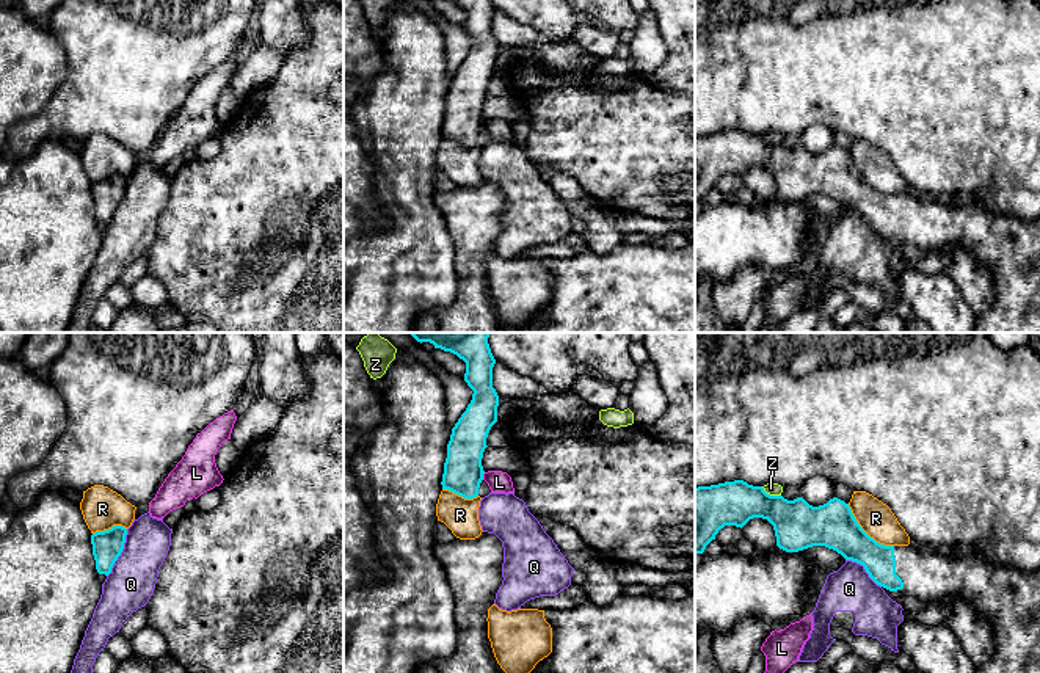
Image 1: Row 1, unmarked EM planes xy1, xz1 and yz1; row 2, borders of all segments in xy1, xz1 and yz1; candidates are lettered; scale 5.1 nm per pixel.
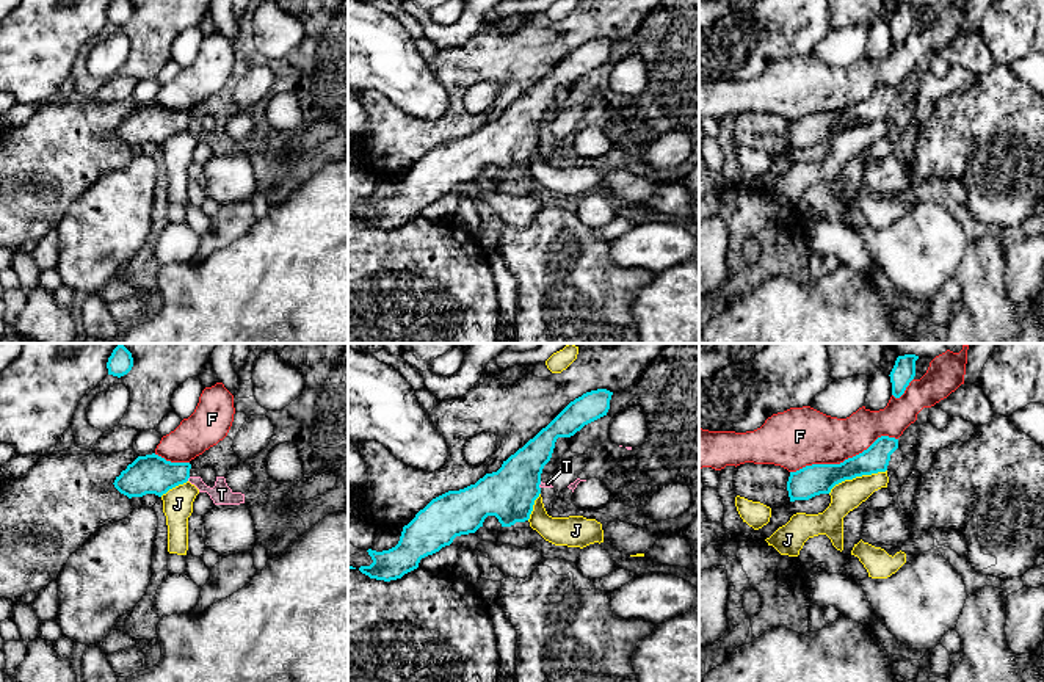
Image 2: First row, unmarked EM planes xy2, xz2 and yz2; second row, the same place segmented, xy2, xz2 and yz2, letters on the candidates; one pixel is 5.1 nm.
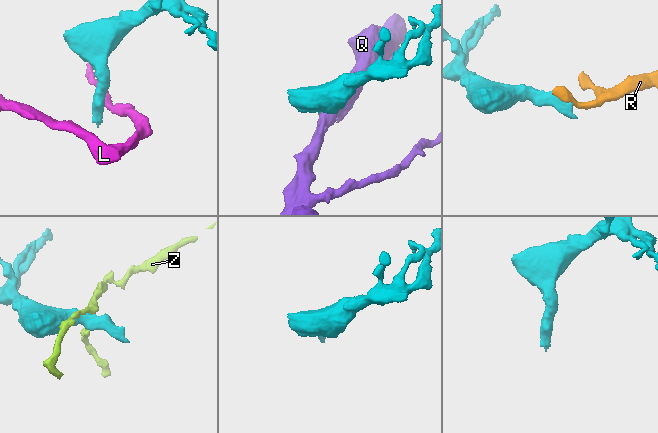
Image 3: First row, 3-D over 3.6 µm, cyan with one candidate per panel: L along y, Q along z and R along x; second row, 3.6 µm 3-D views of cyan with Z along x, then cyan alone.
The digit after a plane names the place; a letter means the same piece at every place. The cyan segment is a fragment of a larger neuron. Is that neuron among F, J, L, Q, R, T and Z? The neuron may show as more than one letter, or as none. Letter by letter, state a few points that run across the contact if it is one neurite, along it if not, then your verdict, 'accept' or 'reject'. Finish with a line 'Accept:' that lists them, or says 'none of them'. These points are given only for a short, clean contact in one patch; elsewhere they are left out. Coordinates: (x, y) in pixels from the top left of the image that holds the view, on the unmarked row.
F: reject
J: reject
L: xz1 (485, 121), (482, 127) | reject
Q: xy1 (127, 178), (124, 196), (107, 225) | reject
R: yz1 (847, 152), (857, 171), (871, 185), (893, 195) | reject
T: xy2 (190, 126), (187, 129) | reject
Z: yz1 (761, 135), (767, 141), (780, 145) | reject
Accept: none of them

